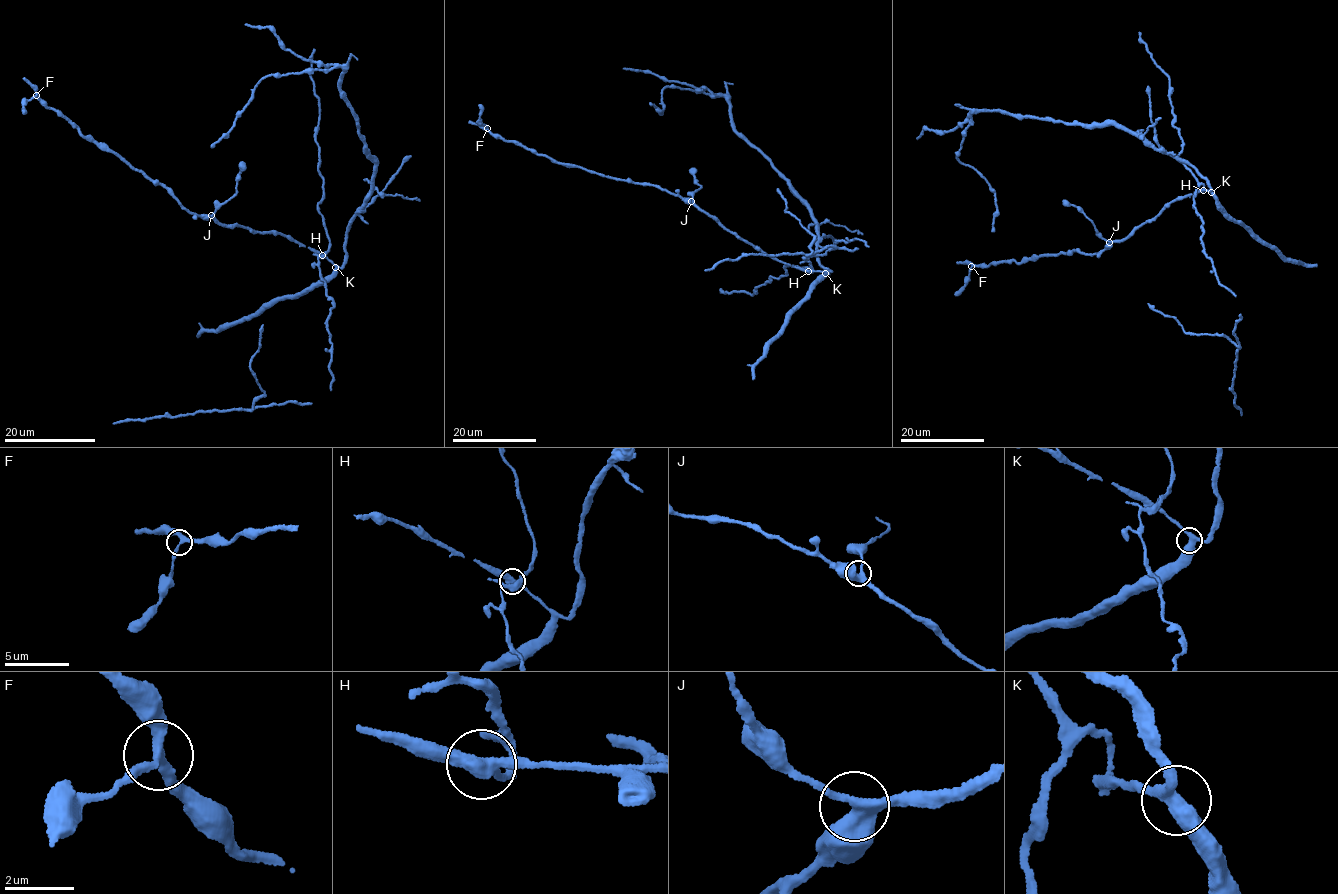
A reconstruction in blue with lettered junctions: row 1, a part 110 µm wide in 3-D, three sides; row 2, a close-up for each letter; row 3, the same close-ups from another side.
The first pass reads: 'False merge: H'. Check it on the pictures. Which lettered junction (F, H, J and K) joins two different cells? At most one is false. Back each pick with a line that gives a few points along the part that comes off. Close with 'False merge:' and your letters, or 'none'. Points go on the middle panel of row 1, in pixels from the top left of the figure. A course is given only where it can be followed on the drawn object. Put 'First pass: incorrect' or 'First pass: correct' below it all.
False merge: H
First pass: correct

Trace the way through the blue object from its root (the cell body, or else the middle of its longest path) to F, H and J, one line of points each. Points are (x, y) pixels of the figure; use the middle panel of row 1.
F: (829, 270), (806, 270), (767, 255), (694, 204), (665, 190), (553, 161), (504, 140), (487, 128)
H: (829, 270), (809, 270)
J: (829, 270), (806, 270), (767, 255), (724, 229), (717, 220), (691, 201)

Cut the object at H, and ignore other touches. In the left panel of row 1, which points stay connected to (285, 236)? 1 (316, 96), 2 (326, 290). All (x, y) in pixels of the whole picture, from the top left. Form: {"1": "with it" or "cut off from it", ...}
{"1": "cut off from it", "2": "cut off from it"}

